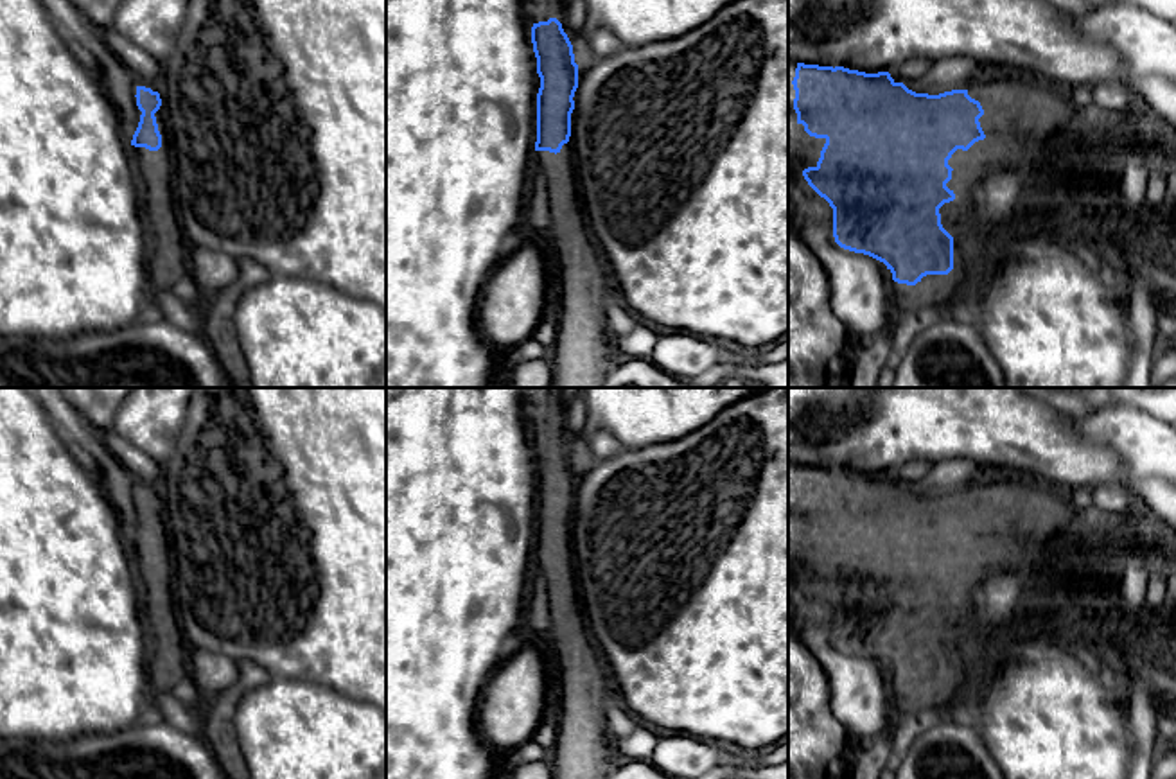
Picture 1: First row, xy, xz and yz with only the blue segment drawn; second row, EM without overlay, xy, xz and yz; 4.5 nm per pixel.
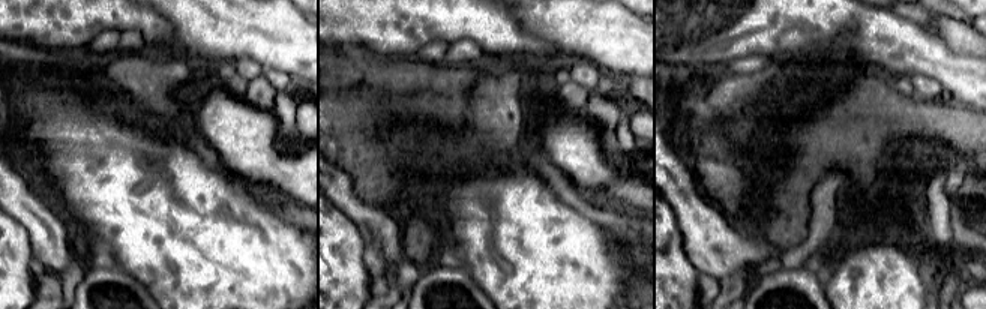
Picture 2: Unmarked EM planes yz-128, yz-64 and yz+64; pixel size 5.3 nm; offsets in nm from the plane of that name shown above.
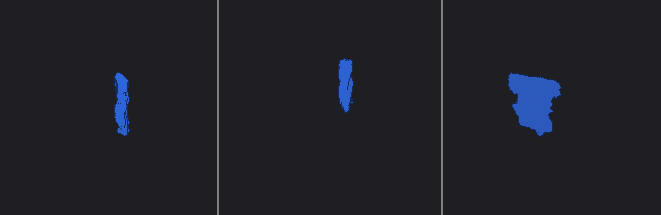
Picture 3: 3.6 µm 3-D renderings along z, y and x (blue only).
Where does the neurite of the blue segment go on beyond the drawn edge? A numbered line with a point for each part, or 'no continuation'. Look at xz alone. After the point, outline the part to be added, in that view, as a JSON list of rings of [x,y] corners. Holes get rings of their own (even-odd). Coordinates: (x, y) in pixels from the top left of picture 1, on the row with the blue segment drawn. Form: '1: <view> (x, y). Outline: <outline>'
1: xz (584, 352). Outline: [[[564,144],[557,154],[533,151],[533,165],[549,183],[549,226],[544,235],[558,251],[564,269],[560,327],[557,341],[549,350],[551,388],[601,388],[609,370],[619,359],[605,314],[607,303],[616,298],[616,291],[584,217],[571,144]]]

